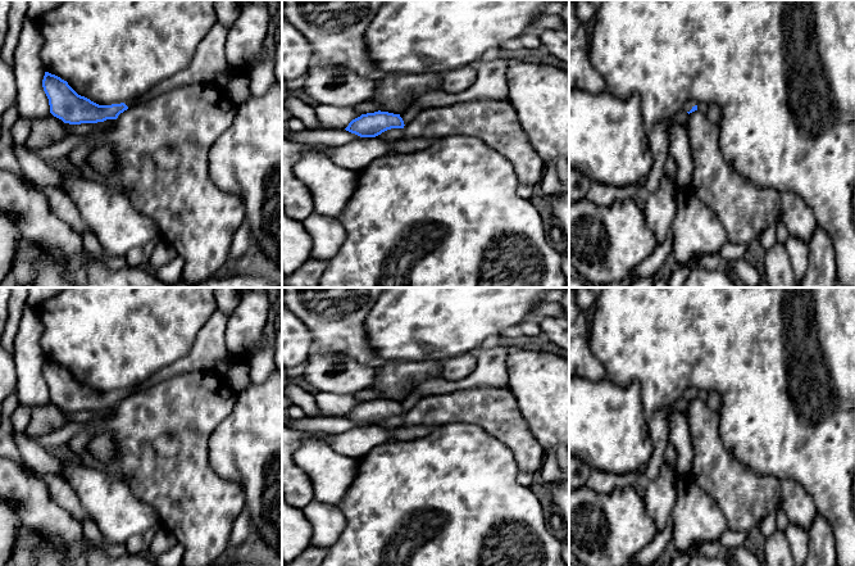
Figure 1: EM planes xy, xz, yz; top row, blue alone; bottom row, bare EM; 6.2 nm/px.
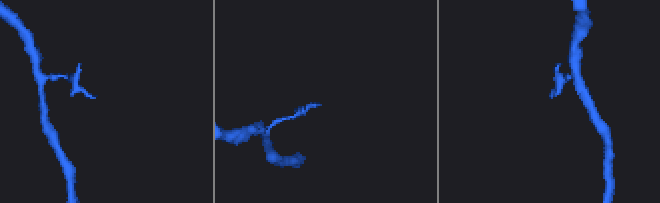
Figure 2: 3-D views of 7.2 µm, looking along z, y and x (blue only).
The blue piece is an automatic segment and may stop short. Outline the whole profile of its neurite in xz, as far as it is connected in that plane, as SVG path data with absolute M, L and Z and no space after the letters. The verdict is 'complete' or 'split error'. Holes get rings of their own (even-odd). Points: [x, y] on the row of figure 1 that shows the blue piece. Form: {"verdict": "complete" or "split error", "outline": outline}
{"verdict": "complete", "outline": "M378 110L353 119L345 130L360 137L376 137L387 130L404 128L404 126L400 114Z"}

